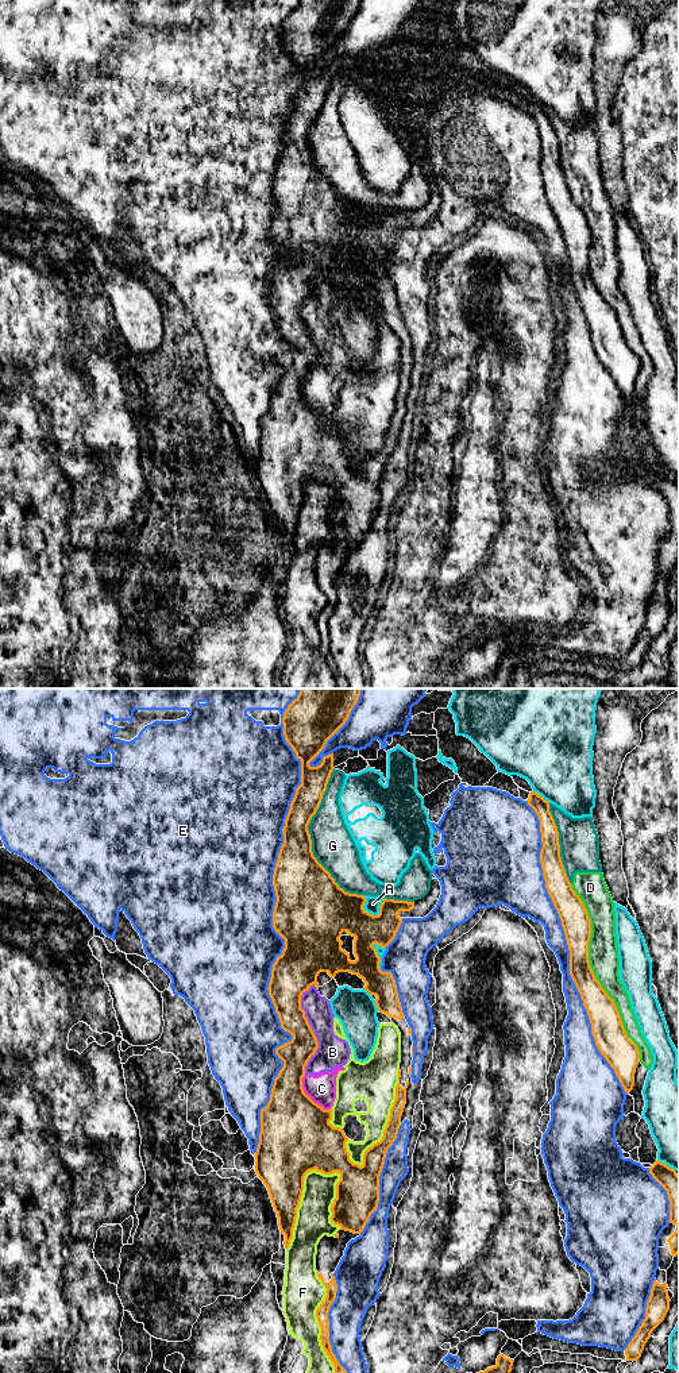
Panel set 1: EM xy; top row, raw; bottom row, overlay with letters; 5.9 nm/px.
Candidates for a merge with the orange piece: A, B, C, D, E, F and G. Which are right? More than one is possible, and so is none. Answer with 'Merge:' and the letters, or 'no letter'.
Merge: no letter

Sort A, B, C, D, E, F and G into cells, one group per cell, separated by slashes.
A / B C D F G / E

